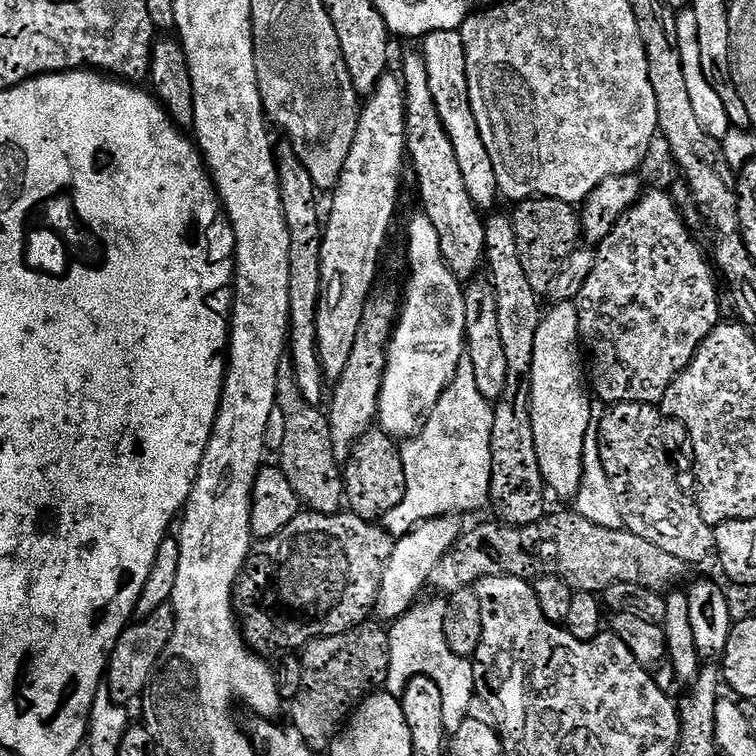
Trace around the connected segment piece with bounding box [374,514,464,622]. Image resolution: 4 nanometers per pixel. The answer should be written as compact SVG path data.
M449 514L425 519L414 527L407 535L393 543L386 570L383 571L382 586L379 587L378 598L374 609L375 615L384 622L391 622L404 616L416 603L422 588L426 588L430 574L438 562L456 544L457 538L463 535L457 515Z

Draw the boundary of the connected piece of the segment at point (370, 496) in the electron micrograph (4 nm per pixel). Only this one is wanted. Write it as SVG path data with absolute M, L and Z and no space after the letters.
M379 430L362 434L343 465L344 494L347 507L353 516L380 522L394 506L402 502L406 491L406 475L400 457L401 445Z

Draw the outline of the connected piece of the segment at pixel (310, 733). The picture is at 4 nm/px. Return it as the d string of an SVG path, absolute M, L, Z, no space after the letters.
M365 622L357 628L346 630L342 634L320 636L316 640L304 645L302 655L304 661L300 664L300 689L292 700L291 727L302 734L302 738L317 752L323 753L331 748L341 728L344 727L349 716L356 711L356 706L363 702L373 692L383 689L388 683L390 670L390 642L388 628L383 623Z

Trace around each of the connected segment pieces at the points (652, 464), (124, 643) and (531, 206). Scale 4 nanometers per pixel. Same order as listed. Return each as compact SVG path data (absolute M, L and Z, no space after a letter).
M620 403L611 405L606 411L596 428L596 456L608 476L608 486L613 490L613 502L620 512L624 530L661 547L666 554L673 555L689 566L698 566L698 558L702 554L702 532L706 532L710 525L702 518L693 497L688 496L684 500L684 492L676 481L676 472L670 462L668 448L664 445L663 426L649 424L661 419L660 410L651 404Z
M166 603L158 610L154 610L150 618L136 620L125 628L111 650L106 669L106 687L110 690L114 702L125 706L131 705L131 700L135 696L137 699L147 688L152 673L156 671L156 664L160 661L160 655L166 650L174 634L175 621L176 615L172 612L171 603Z
M532 197L519 201L510 219L513 224L518 256L532 290L538 296L549 293L550 287L565 262L576 251L580 242L579 213L577 209L560 199Z

